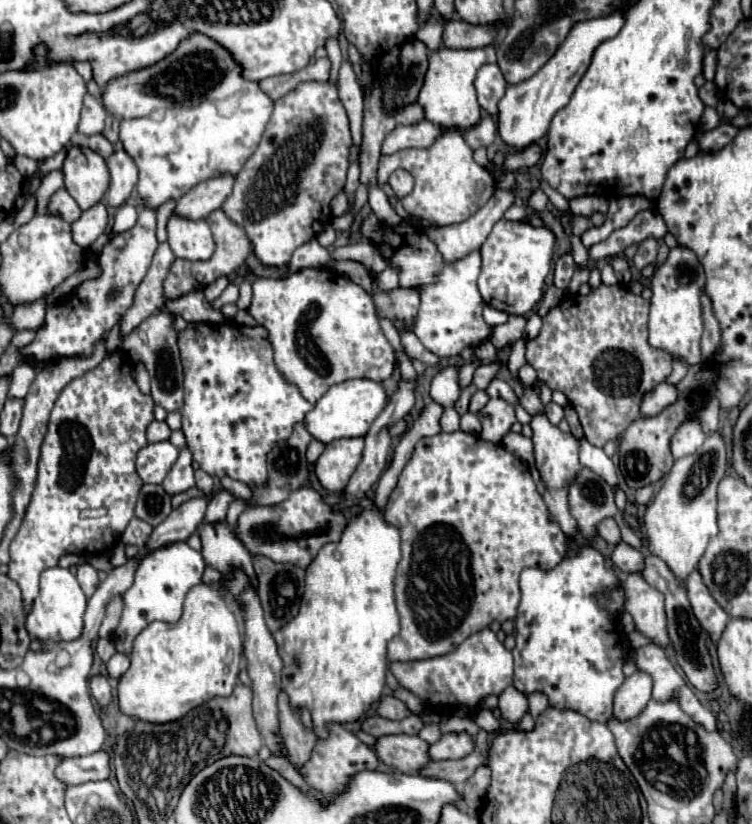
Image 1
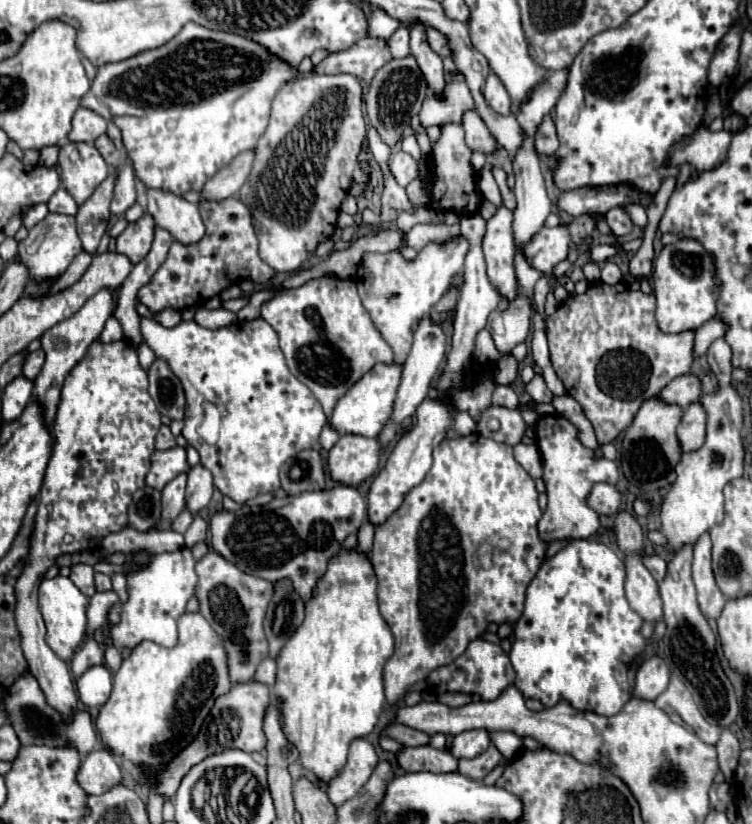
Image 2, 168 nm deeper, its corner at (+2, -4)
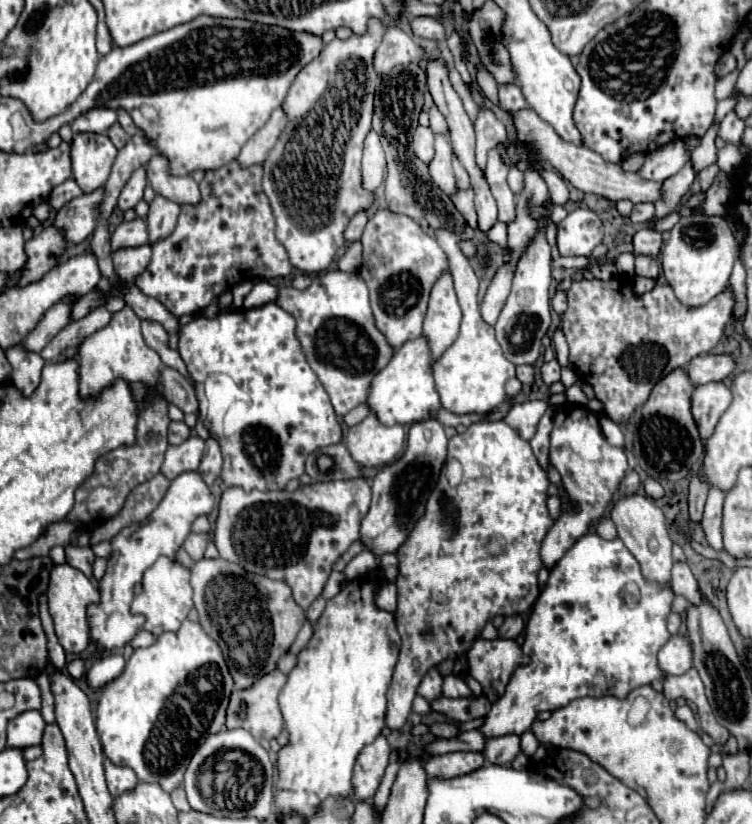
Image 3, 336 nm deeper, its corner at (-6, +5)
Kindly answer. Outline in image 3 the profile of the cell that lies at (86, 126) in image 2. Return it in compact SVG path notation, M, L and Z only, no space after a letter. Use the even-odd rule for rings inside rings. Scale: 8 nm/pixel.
M93 108L71 122L73 132L107 132L117 122L117 112L111 108Z

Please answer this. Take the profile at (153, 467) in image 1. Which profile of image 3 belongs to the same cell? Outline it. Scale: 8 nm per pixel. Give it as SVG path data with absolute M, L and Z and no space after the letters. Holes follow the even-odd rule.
M191 436L183 444L167 448L165 460L161 466L161 474L173 480L183 472L197 470L201 458L203 458L203 440L199 436Z

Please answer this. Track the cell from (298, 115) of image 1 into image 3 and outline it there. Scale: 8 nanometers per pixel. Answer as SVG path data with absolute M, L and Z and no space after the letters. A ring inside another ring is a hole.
M371 18L365 34L351 34L347 40L335 38L313 62L309 62L297 74L283 102L283 110L289 118L287 128L263 162L263 190L271 200L271 208L277 220L277 240L285 246L291 264L305 274L331 268L335 254L345 246L345 216L349 224L357 212L369 210L375 200L373 192L363 188L361 154L363 140L371 130L373 96L379 86L379 74L373 68L373 54L381 44L383 30L383 20Z

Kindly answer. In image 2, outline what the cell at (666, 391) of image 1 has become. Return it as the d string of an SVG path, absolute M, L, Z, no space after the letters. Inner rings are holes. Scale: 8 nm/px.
M681 375L677 379L673 379L667 387L661 389L661 393L657 395L663 403L669 405L679 405L679 407L689 407L689 403L695 403L701 395L699 389L699 379L695 375Z

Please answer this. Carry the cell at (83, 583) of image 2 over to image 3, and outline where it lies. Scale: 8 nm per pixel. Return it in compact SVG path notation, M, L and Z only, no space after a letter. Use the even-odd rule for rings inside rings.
M67 544L65 546L65 558L67 558L67 564L71 564L73 568L81 570L87 578L91 578L91 566L93 566L93 560L95 560L95 554L89 546L75 546L75 544Z

